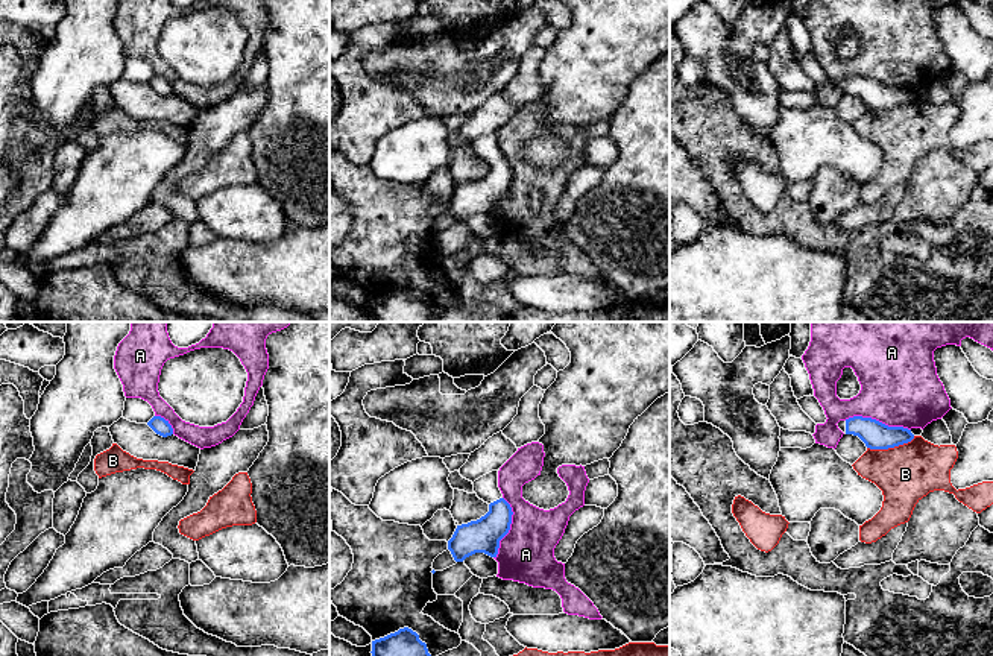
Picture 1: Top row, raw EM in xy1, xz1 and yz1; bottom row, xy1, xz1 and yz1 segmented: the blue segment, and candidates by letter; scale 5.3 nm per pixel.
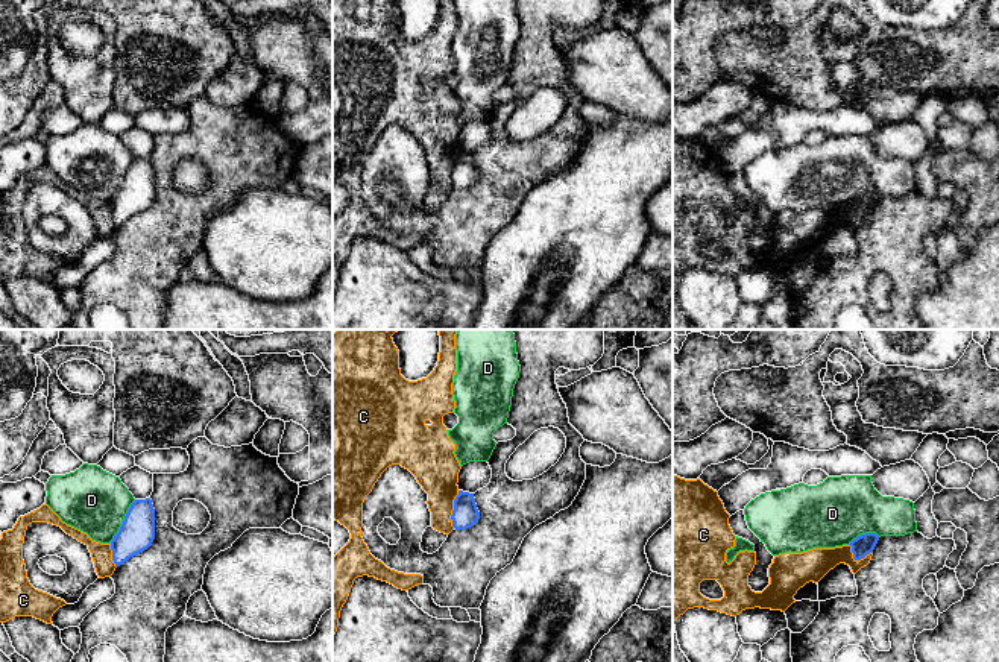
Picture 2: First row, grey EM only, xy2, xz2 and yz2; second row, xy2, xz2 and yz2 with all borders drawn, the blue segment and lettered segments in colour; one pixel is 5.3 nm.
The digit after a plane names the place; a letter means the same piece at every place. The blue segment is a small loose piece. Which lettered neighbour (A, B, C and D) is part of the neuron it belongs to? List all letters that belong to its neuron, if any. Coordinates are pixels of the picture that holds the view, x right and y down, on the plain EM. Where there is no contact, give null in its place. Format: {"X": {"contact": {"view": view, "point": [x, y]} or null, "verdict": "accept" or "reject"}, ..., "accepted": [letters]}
{"A": {"contact": {"view": "yz1", "point": [878, 81]}, "verdict": "reject"}, "B": {"contact": {"view": "yz1", "point": [890, 107]}, "verdict": "reject"}, "C": {"contact": {"view": "xz2", "point": [454, 169]}, "verdict": "reject"}, "D": {"contact": {"view": "xy2", "point": [123, 181]}, "verdict": "reject"}, "accepted": []}

